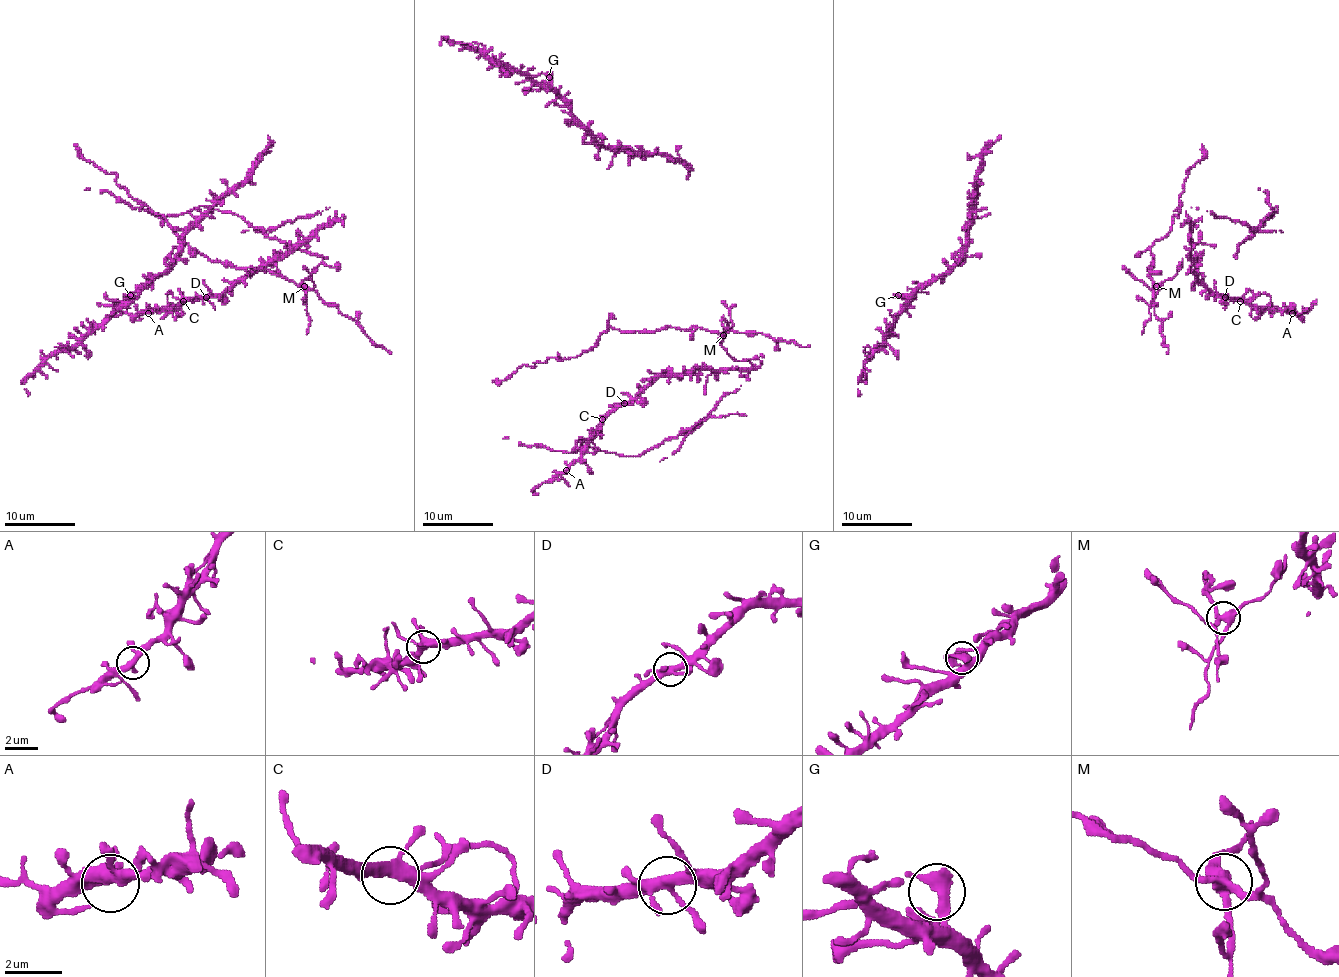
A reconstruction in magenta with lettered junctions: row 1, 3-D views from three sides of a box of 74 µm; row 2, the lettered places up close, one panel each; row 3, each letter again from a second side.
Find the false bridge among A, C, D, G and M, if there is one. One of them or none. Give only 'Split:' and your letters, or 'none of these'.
Split: M

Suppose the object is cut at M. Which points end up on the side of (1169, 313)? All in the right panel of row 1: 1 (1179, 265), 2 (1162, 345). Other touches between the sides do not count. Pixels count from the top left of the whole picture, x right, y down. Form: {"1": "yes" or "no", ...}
{"1": "no", "2": "yes"}

